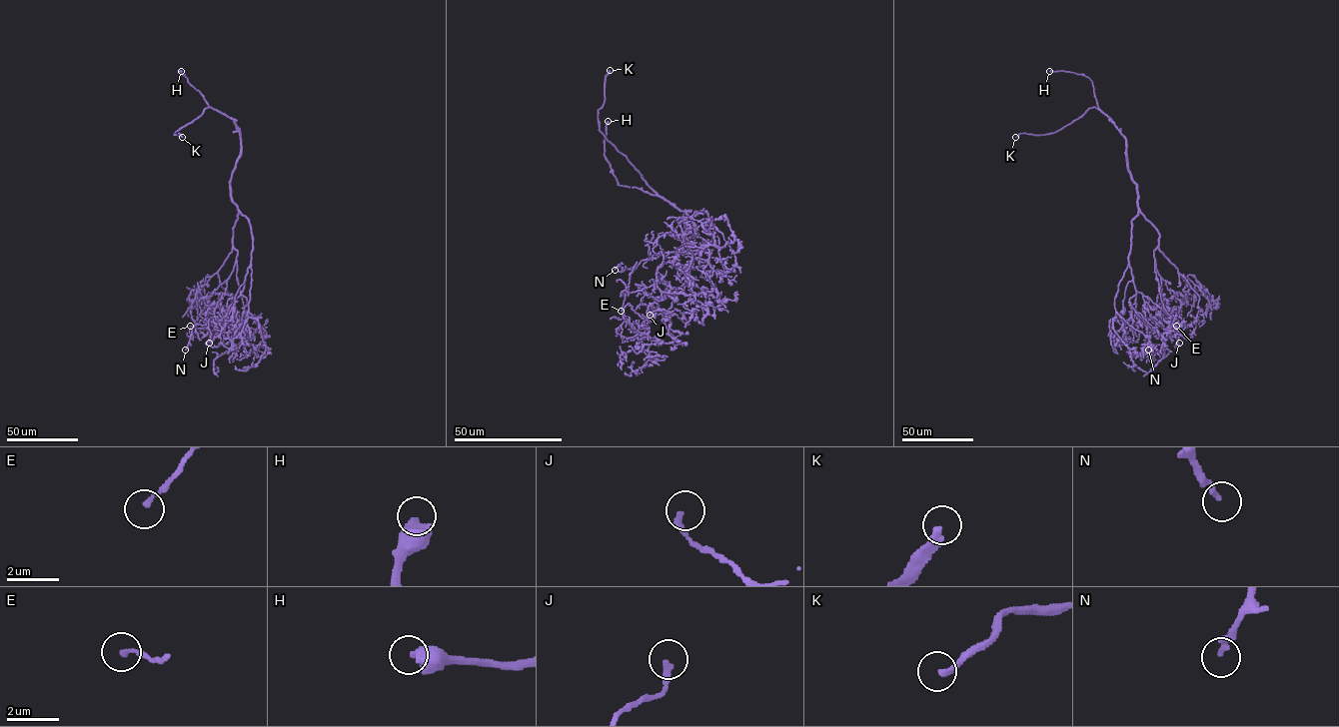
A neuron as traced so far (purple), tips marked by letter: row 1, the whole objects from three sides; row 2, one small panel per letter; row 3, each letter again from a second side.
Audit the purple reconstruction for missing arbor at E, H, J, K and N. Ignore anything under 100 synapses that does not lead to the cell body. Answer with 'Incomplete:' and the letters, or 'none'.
Incomplete: H, K

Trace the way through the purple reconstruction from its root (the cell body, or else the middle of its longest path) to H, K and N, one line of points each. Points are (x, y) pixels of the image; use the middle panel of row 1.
H: (692, 257), (681, 252), (683, 244), (697, 236), (683, 212), (657, 196), (618, 184), (604, 154), (608, 121)
K: (692, 257), (682, 253), (681, 246), (697, 236), (696, 226), (661, 198), (600, 130), (598, 111), (610, 70)
N: (692, 257), (713, 244), (712, 239), (699, 251), (663, 253), (642, 260), (635, 270), (620, 265), (615, 270)

